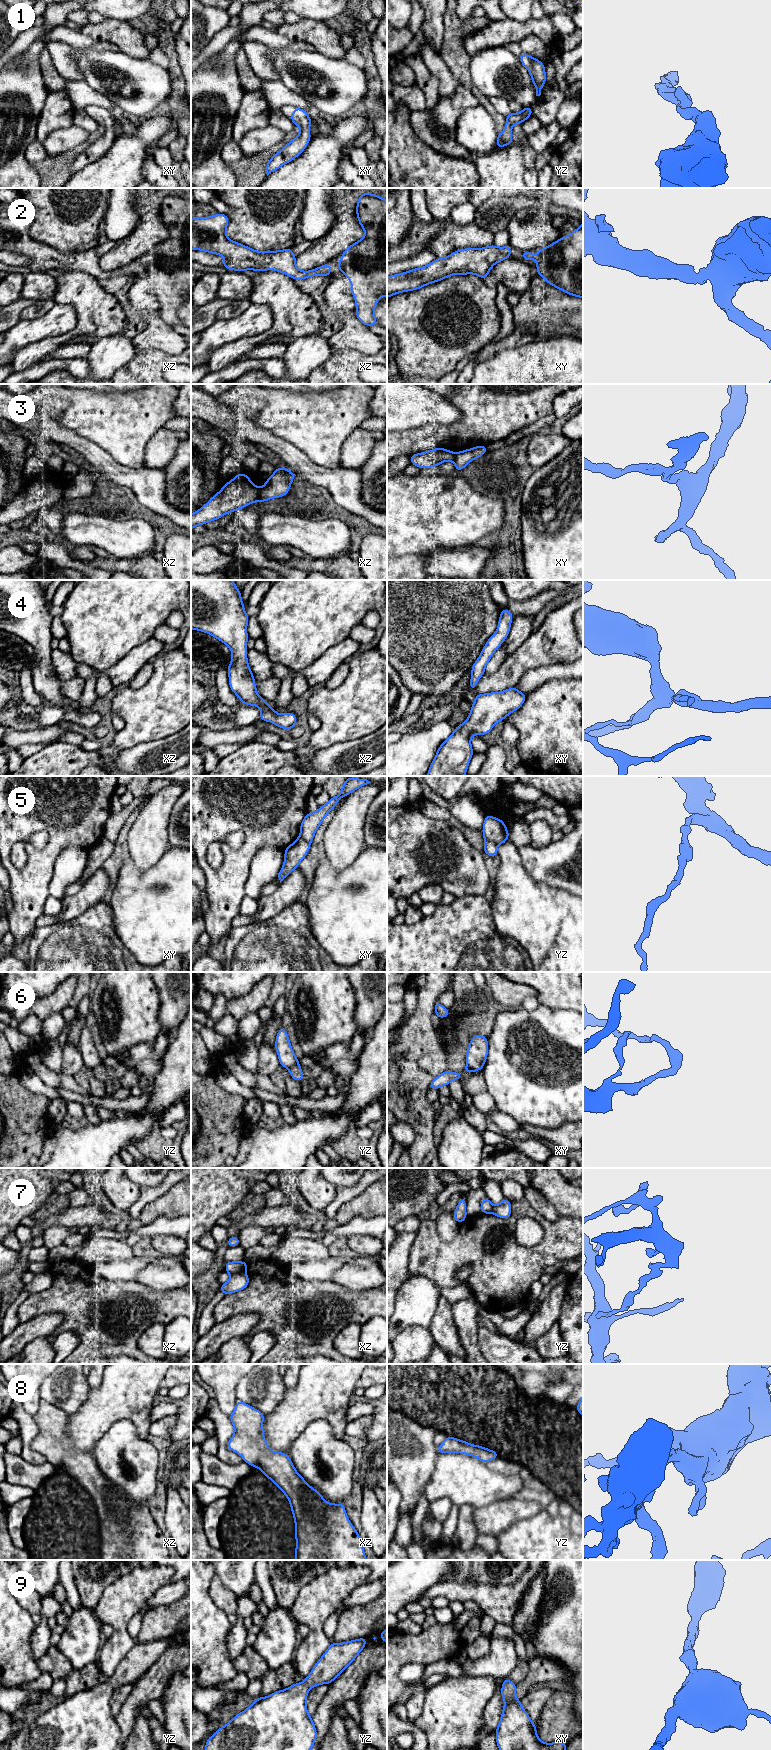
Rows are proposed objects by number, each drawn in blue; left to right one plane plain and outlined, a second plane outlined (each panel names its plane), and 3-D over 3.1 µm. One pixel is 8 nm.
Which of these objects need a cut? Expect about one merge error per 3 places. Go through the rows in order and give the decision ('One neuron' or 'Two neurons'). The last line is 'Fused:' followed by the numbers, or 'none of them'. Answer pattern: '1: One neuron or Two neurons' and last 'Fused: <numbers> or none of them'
1: One neuron
2: One neuron
3: Two neurons
4: One neuron
5: Two neurons
6: Two neurons
7: Two neurons
8: One neuron
9: One neuron
Fused: 3, 5, 6, 7

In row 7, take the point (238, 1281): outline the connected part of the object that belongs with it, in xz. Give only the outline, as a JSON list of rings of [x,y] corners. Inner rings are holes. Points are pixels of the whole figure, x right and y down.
[[[245,1272],[232,1274],[229,1281],[220,1285],[219,1290],[221,1290],[224,1295],[231,1293],[236,1293],[247,1288],[250,1282],[250,1278]]]

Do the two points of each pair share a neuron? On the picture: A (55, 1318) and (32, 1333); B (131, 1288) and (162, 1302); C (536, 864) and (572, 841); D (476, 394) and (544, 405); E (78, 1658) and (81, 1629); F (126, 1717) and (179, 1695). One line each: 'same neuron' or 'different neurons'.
A: same neuron
B: same neuron
C: same neuron
D: same neuron
E: same neuron
F: different neurons

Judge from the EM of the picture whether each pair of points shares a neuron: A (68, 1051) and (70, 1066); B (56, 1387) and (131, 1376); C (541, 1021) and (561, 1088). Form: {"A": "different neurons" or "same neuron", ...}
{"A": "same neuron", "B": "different neurons", "C": "same neuron"}

